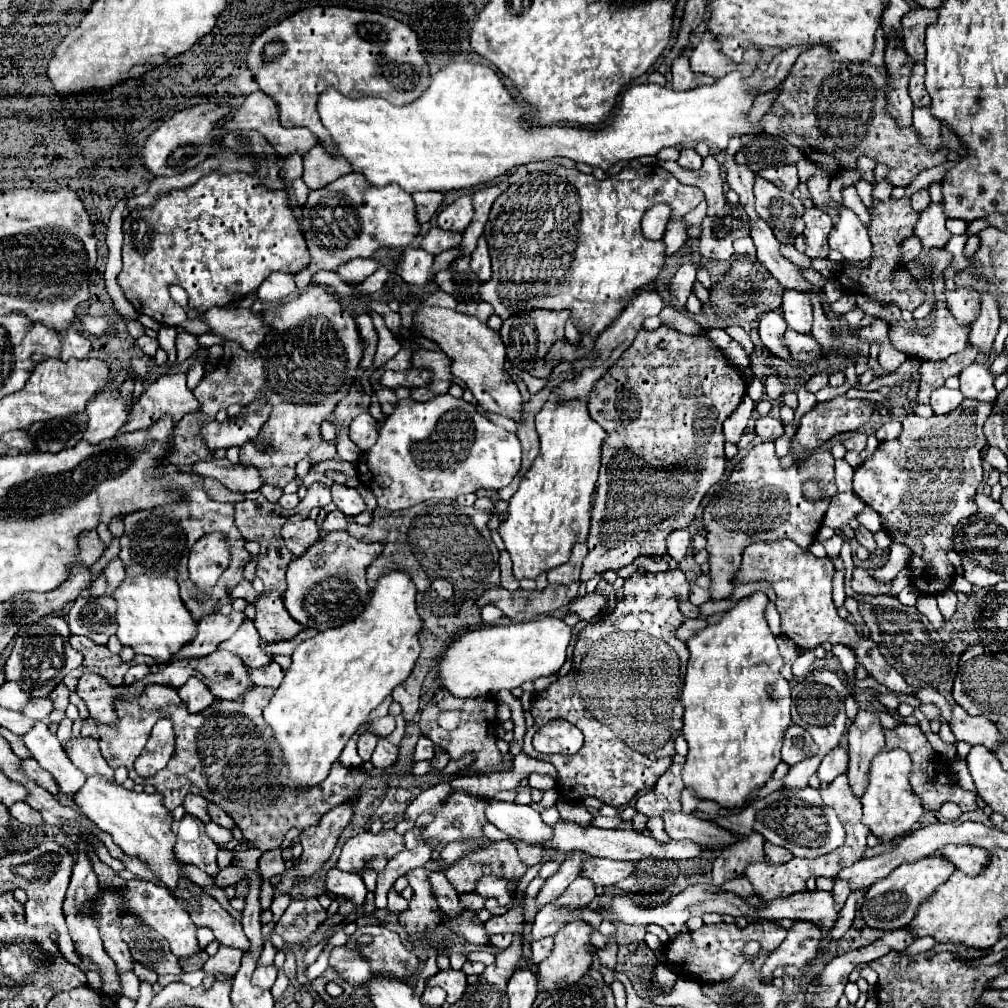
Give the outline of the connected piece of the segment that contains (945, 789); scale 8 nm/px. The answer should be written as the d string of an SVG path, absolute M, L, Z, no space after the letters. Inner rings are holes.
M899 724L897 728L887 730L885 736L887 736L885 748L903 748L903 750L909 752L909 756L911 756L911 760L913 760L911 786L913 786L915 794L921 798L925 810L939 810L939 806L941 806L943 802L947 802L947 800L959 804L959 808L961 808L963 812L971 812L971 810L977 808L977 804L975 804L975 794L963 790L963 788L955 782L951 770L947 768L947 764L943 764L943 760L939 758L939 754L937 754L937 752L933 750L933 746L927 742L927 738L925 738L925 734L921 732L919 726Z

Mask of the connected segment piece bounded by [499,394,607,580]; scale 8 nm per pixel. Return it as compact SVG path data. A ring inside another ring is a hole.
M551 394L535 416L541 450L529 472L523 476L519 490L509 500L507 518L499 526L499 534L513 560L513 576L537 578L541 572L557 568L569 560L575 542L589 536L591 494L597 484L601 464L601 444L605 430L589 416L585 400L559 402Z

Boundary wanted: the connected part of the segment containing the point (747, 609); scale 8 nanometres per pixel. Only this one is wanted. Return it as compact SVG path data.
M763 592L745 596L727 610L719 622L707 624L687 640L691 658L687 664L681 702L685 708L683 736L689 744L689 754L683 766L683 782L693 788L701 800L715 800L725 808L741 806L771 778L775 766L781 762L783 736L791 724L791 688L781 676L783 658L765 620L767 602L769 598Z

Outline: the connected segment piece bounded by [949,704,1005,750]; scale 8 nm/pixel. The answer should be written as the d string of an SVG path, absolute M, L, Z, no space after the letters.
M959 704L953 706L951 710L951 730L957 740L965 740L971 746L973 744L983 744L985 748L995 748L1001 740L1005 740L993 722L989 722L983 716L971 716L967 714Z

